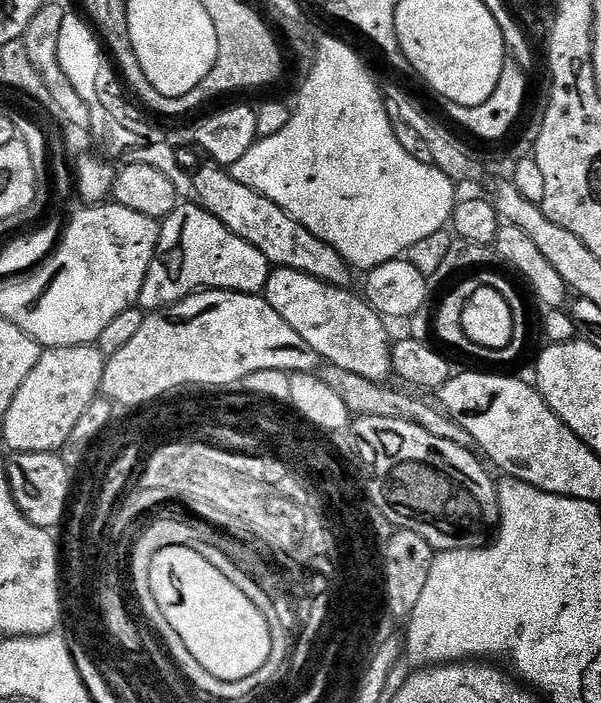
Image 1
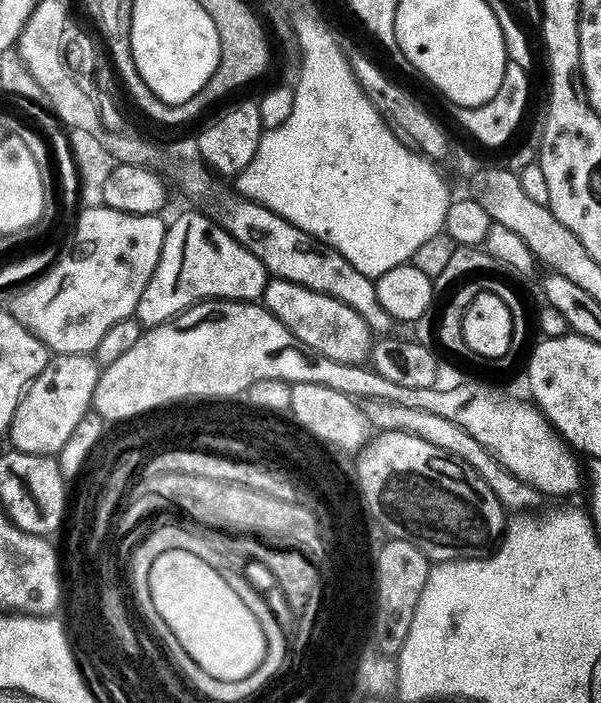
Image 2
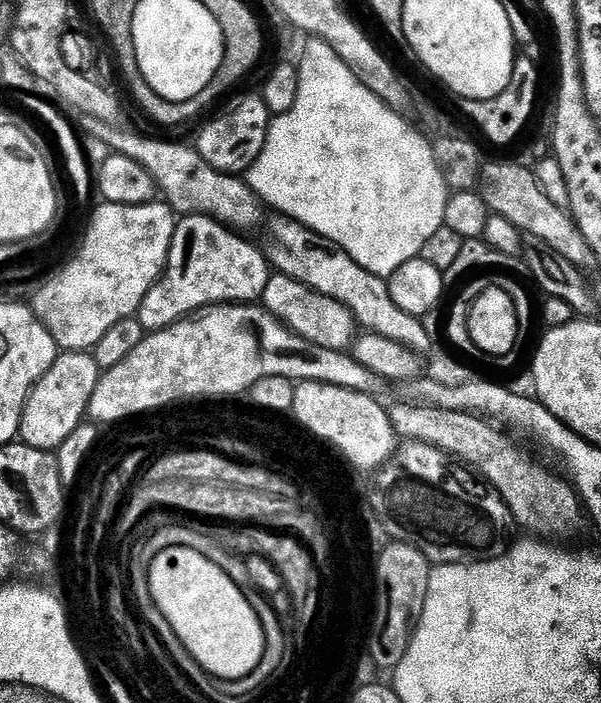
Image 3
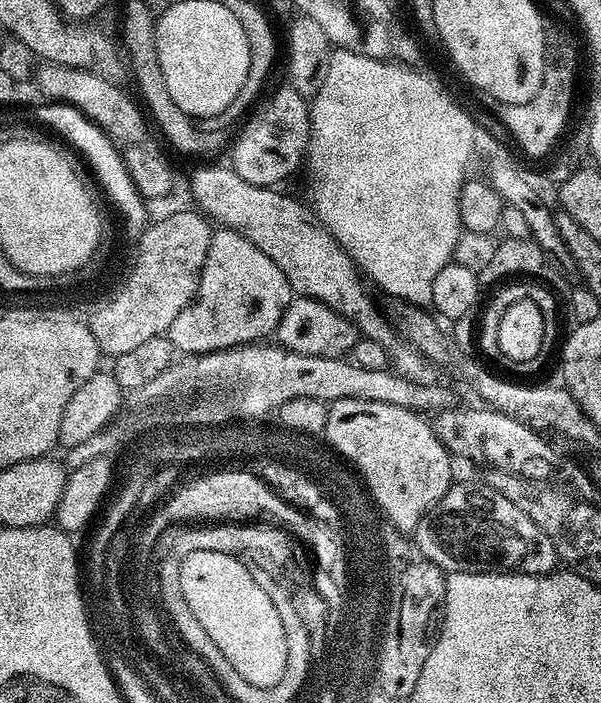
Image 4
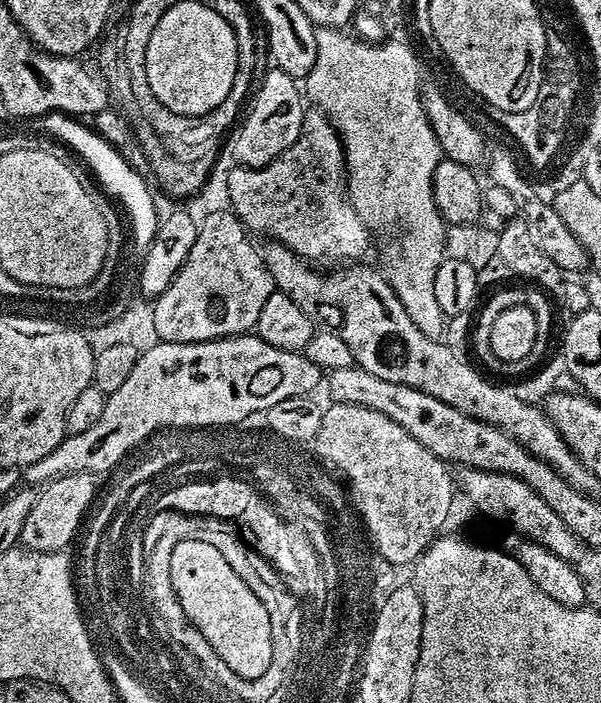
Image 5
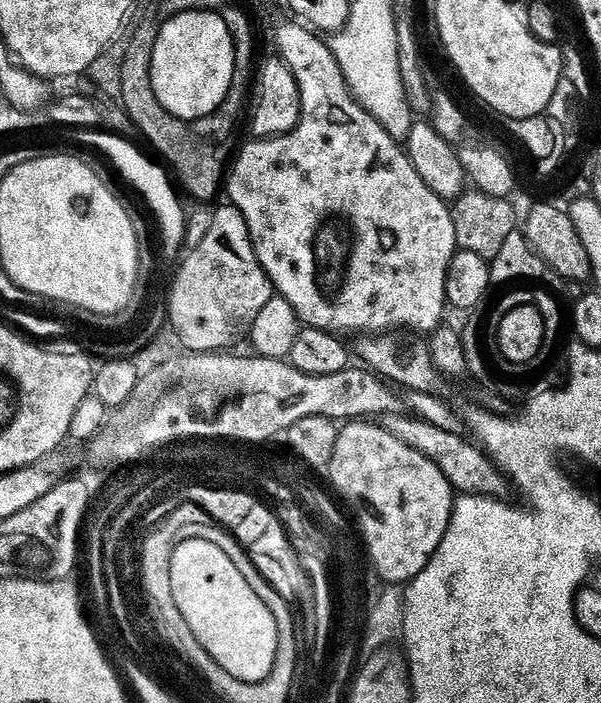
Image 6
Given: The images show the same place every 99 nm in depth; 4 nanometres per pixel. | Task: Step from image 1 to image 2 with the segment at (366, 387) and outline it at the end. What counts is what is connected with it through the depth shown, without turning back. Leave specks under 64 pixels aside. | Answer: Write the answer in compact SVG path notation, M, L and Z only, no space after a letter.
M365 400L362 404L364 416L368 419L369 425L373 429L383 432L402 432L404 434L414 434L422 437L432 446L438 446L446 450L450 455L457 456L459 460L464 460L472 467L480 477L494 490L494 494L504 503L505 509L508 510L526 510L530 504L538 499L538 493L526 482L522 482L478 438L466 434L466 430L455 425L454 422L447 421L446 418L439 417L438 414L428 414L426 410L410 410L407 406L386 402L385 400Z

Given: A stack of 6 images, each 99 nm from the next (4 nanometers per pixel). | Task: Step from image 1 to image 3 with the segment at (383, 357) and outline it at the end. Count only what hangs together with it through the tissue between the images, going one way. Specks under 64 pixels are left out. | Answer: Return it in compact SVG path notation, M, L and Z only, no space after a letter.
M272 274L269 284L262 297L262 304L271 312L285 328L317 344L323 348L329 348L334 352L343 352L351 349L358 336L358 325L352 317L352 311L342 306L334 298L318 294L314 289L305 284L299 284L294 278Z

